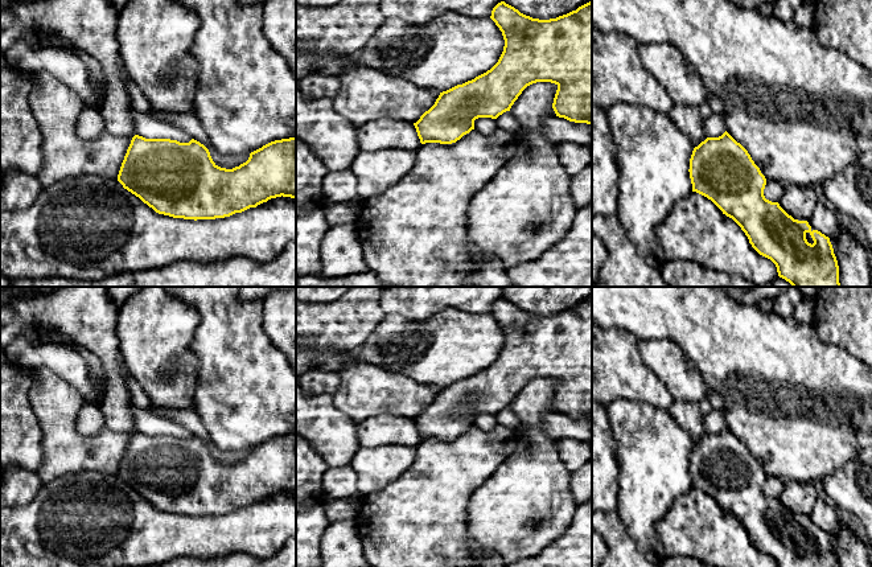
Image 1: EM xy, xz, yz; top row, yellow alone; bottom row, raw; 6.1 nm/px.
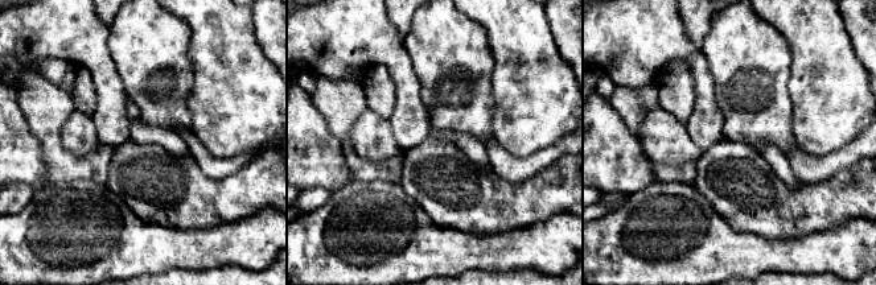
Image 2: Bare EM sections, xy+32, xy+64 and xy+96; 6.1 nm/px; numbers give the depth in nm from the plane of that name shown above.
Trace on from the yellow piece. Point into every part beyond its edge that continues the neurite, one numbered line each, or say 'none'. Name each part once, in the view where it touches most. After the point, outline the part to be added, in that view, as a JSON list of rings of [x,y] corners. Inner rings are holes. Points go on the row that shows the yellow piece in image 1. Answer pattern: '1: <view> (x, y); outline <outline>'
none

